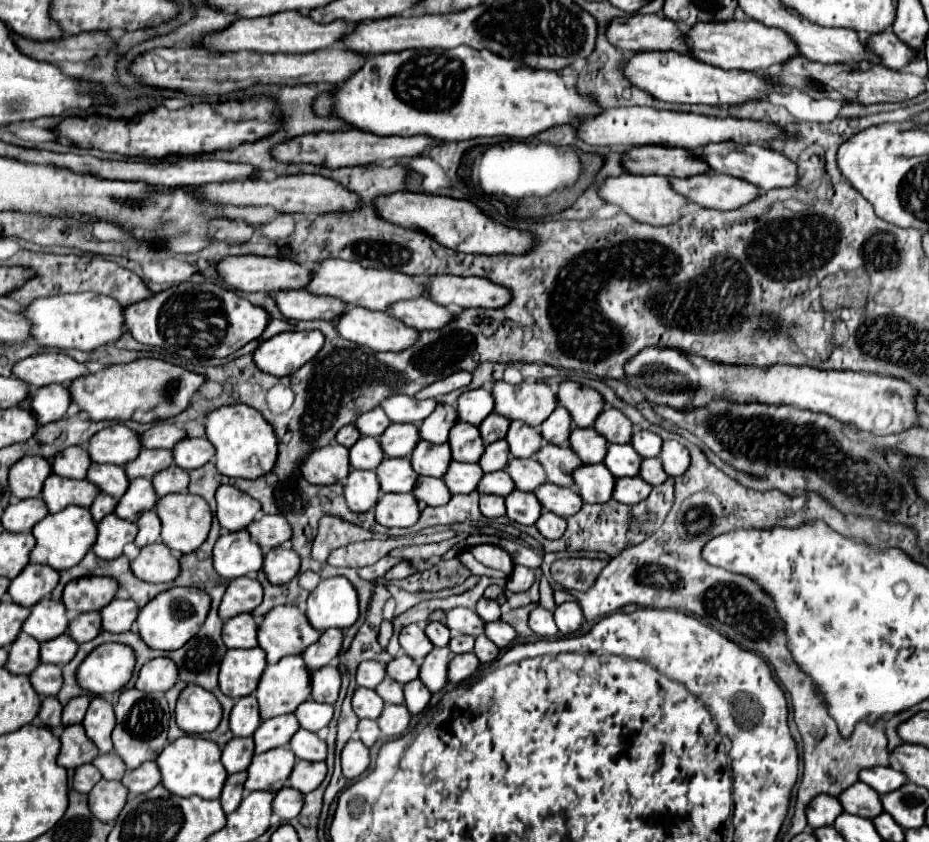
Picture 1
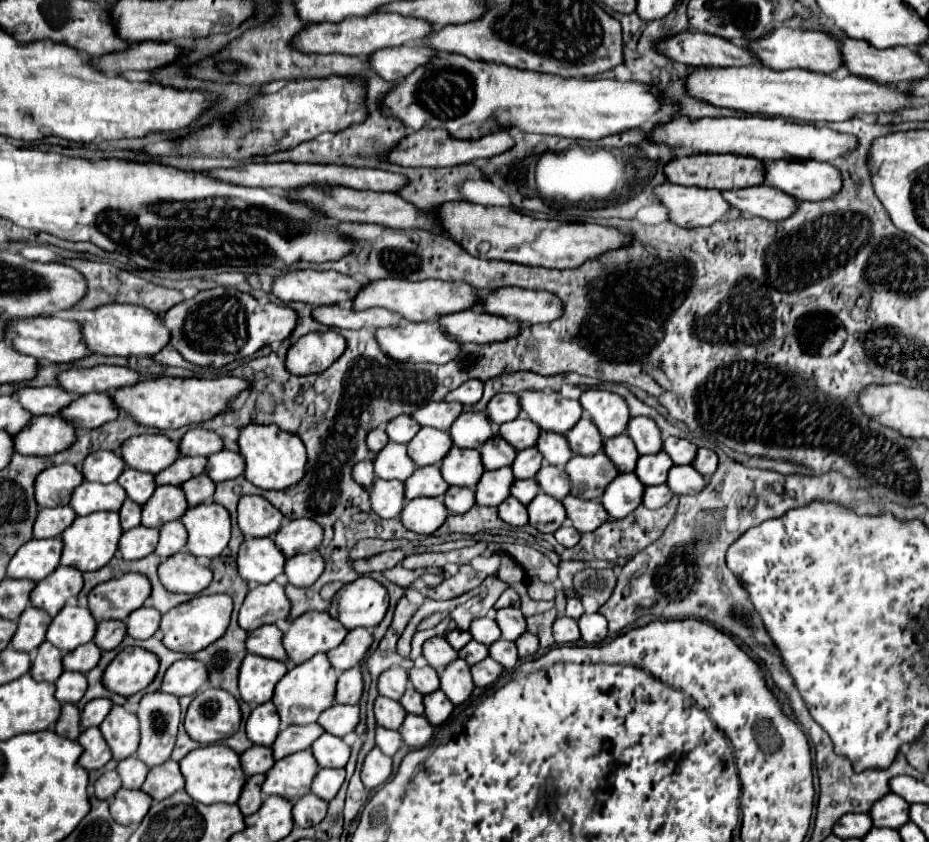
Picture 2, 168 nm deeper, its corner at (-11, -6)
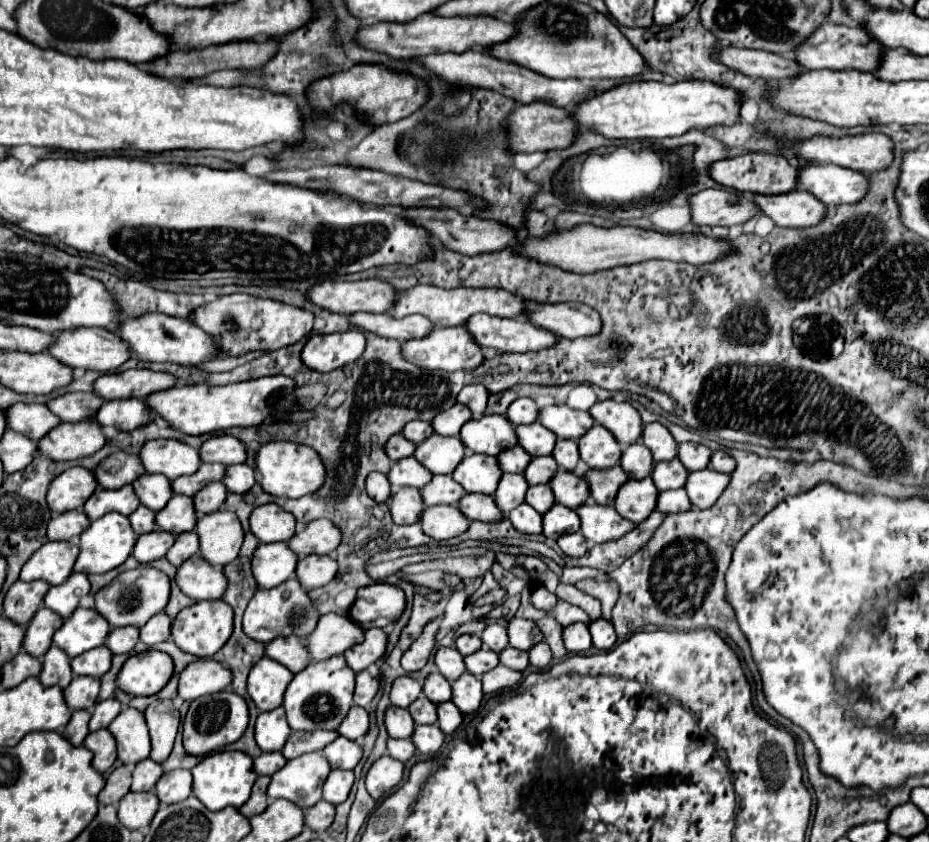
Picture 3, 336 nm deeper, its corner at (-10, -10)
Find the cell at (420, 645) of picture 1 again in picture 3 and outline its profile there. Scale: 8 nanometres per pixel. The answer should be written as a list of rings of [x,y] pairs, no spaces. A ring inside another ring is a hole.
[[[439,648],[435,654],[435,664],[439,668],[439,672],[453,684],[467,668],[463,662],[463,656],[453,650],[453,648]]]

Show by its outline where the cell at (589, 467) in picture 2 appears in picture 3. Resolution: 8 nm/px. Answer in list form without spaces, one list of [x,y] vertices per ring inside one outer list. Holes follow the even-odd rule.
[[[621,466],[609,468],[609,470],[589,470],[585,480],[591,486],[591,498],[597,504],[613,504],[615,492],[629,480],[629,476],[623,472]]]

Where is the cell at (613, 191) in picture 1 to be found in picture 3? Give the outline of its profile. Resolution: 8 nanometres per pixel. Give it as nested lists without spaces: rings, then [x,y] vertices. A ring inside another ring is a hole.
[[[707,188],[689,198],[693,224],[697,226],[733,226],[745,224],[759,208],[755,204],[753,192],[735,192],[735,190],[717,190]]]

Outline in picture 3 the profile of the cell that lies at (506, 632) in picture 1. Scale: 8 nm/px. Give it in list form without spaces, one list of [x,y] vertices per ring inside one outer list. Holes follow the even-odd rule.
[[[545,642],[535,644],[535,648],[529,650],[529,660],[531,660],[531,664],[533,664],[535,668],[545,670],[545,668],[551,664],[551,660],[553,660],[553,656],[551,656],[551,648],[547,648]]]

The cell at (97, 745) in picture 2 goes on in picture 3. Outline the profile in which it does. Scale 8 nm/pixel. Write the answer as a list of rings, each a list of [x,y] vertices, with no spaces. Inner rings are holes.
[[[109,730],[89,732],[83,746],[95,754],[93,766],[97,772],[109,770],[113,766],[113,762],[117,760],[117,744],[115,744],[115,738]]]

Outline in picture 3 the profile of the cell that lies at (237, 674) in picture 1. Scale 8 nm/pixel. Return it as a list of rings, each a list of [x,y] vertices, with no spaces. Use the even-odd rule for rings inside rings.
[[[261,658],[249,672],[249,682],[247,690],[249,696],[253,698],[255,706],[259,712],[269,712],[275,710],[277,706],[283,704],[283,694],[287,684],[293,680],[293,672],[285,668],[283,664],[271,660],[271,658]]]

